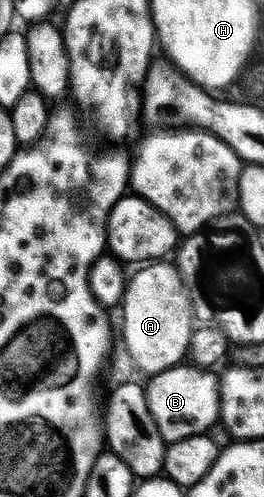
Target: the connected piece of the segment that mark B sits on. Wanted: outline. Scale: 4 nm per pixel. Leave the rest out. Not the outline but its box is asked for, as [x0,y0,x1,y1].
[147,364,221,444]

